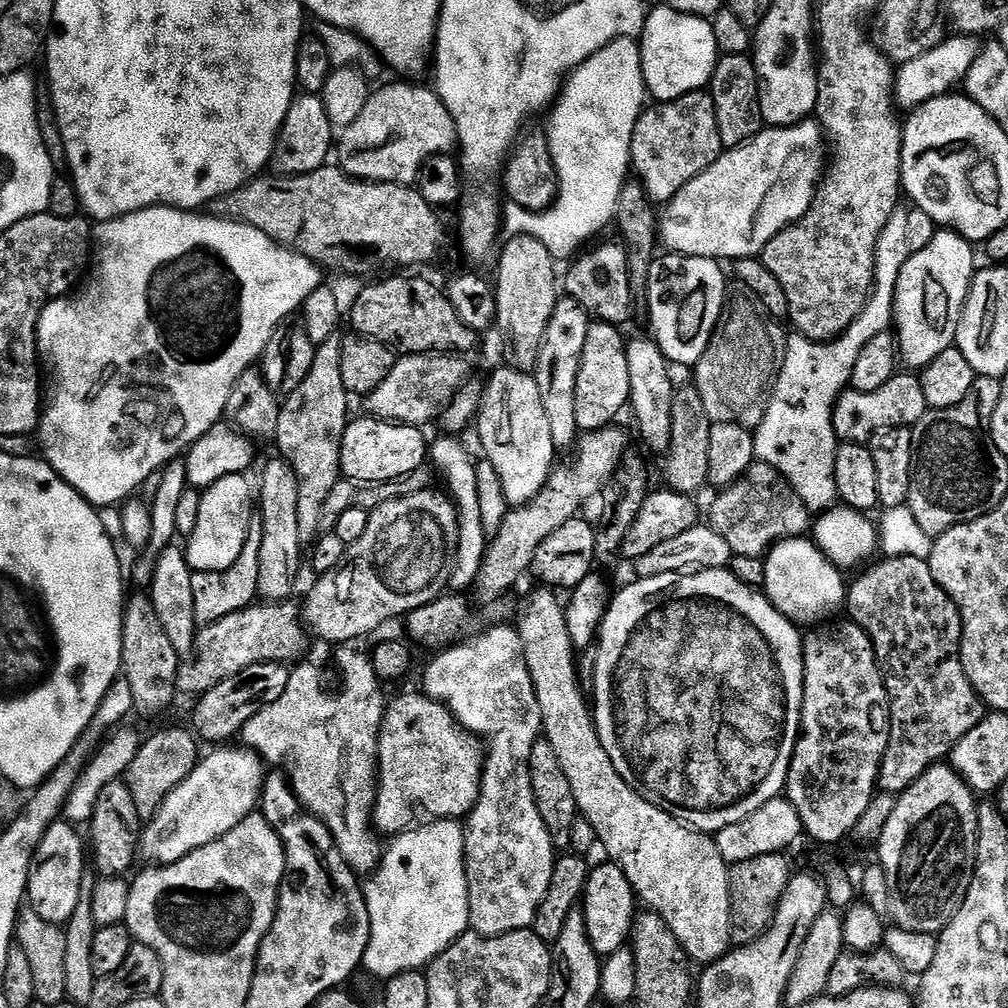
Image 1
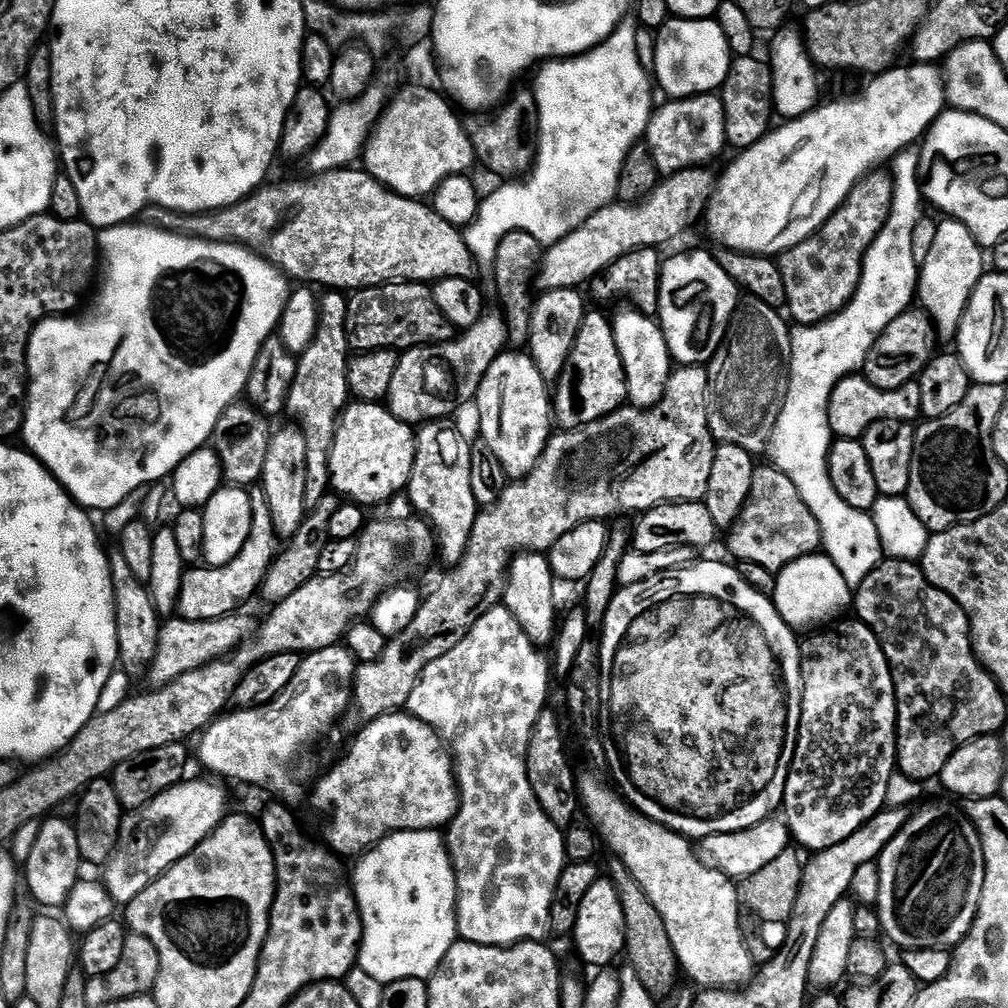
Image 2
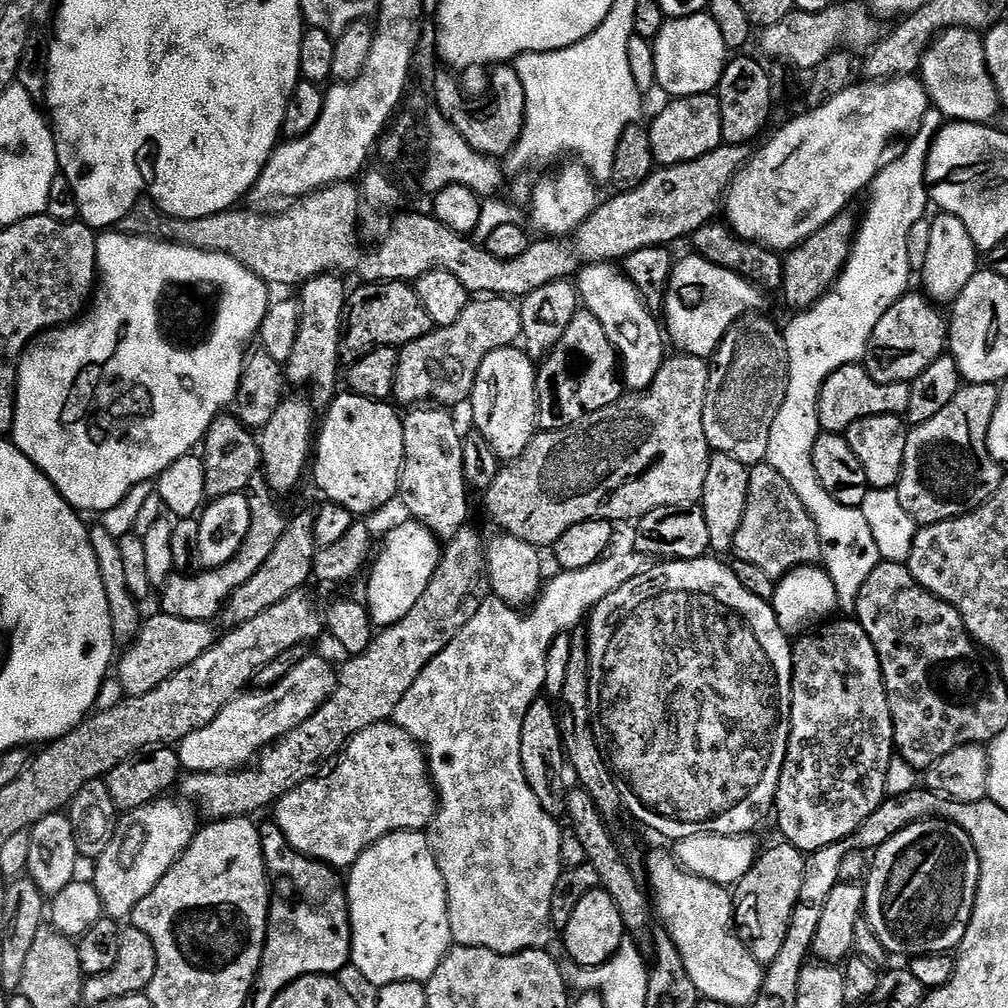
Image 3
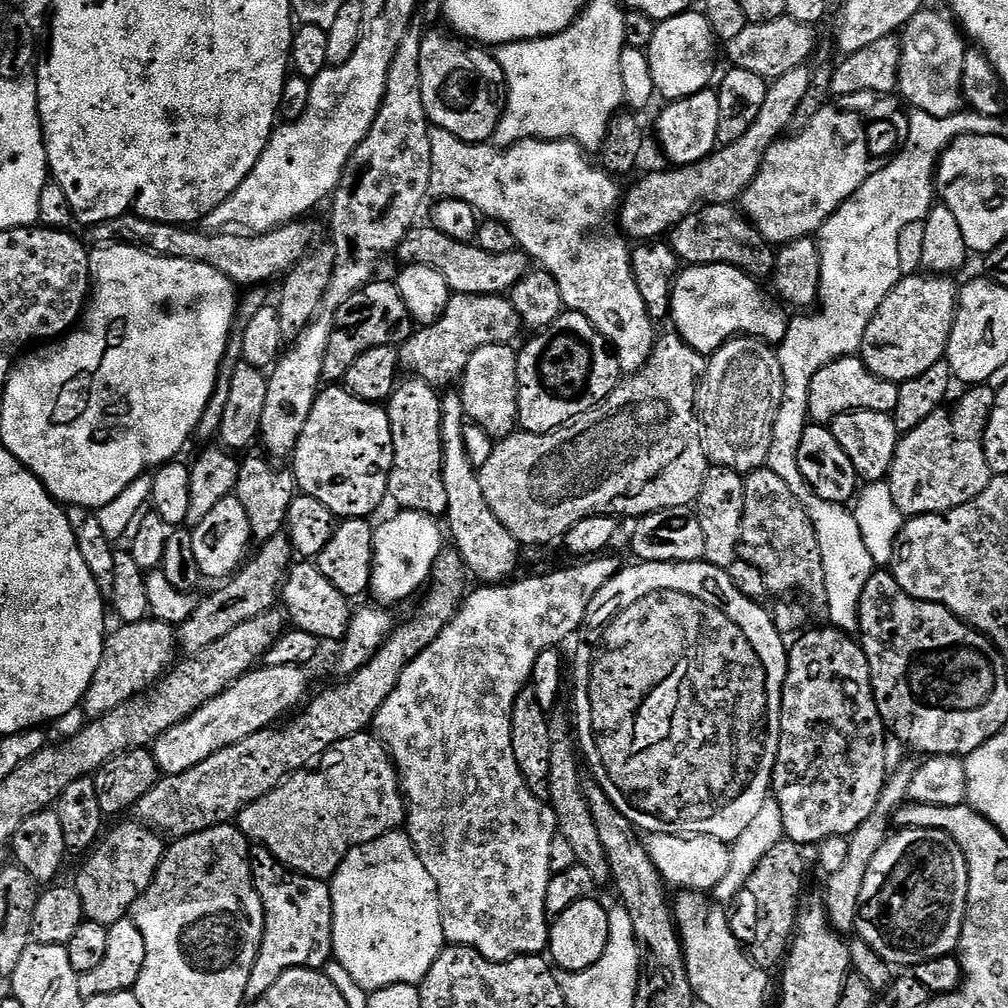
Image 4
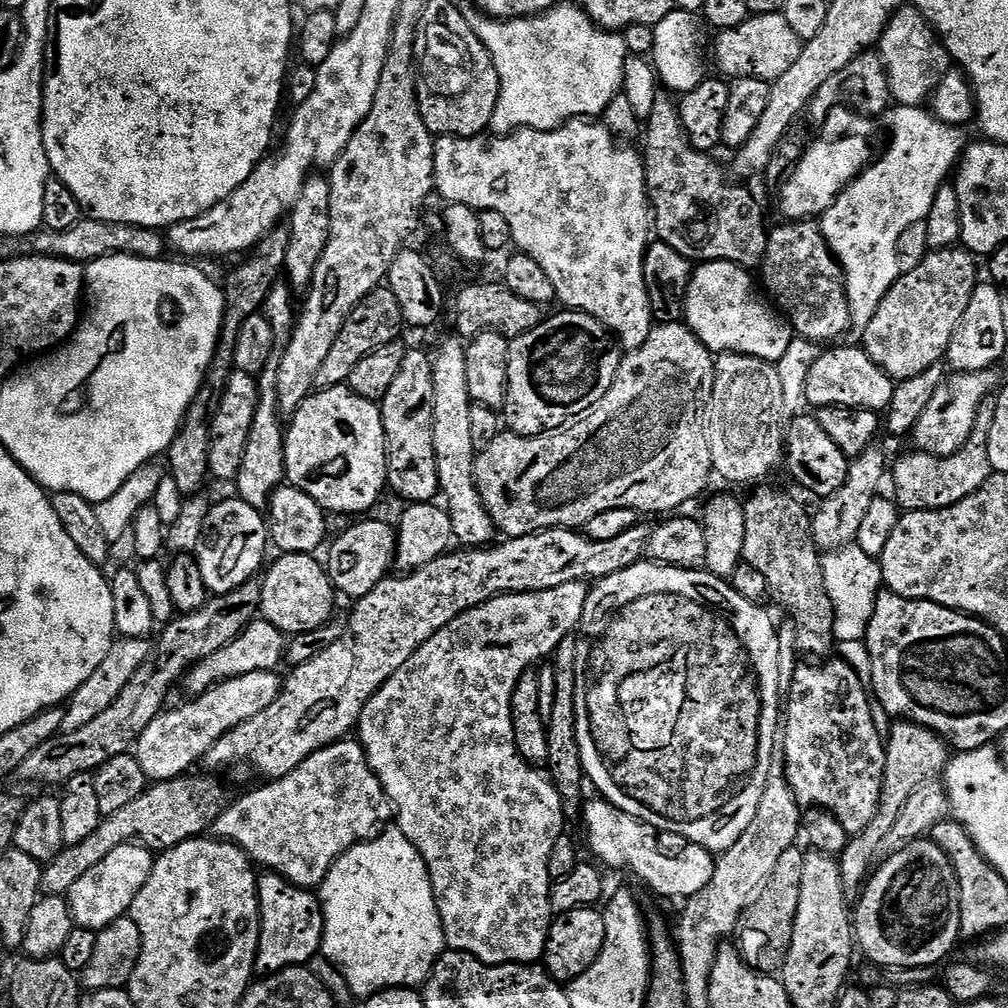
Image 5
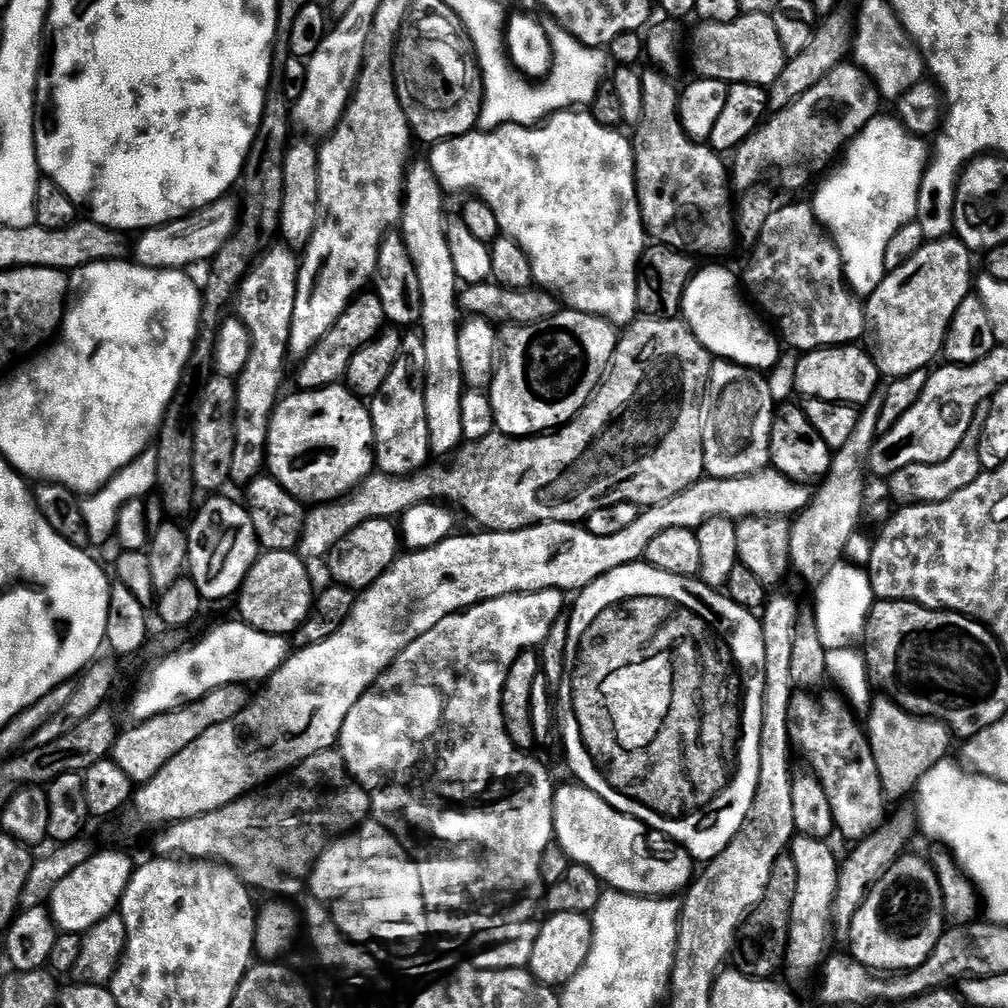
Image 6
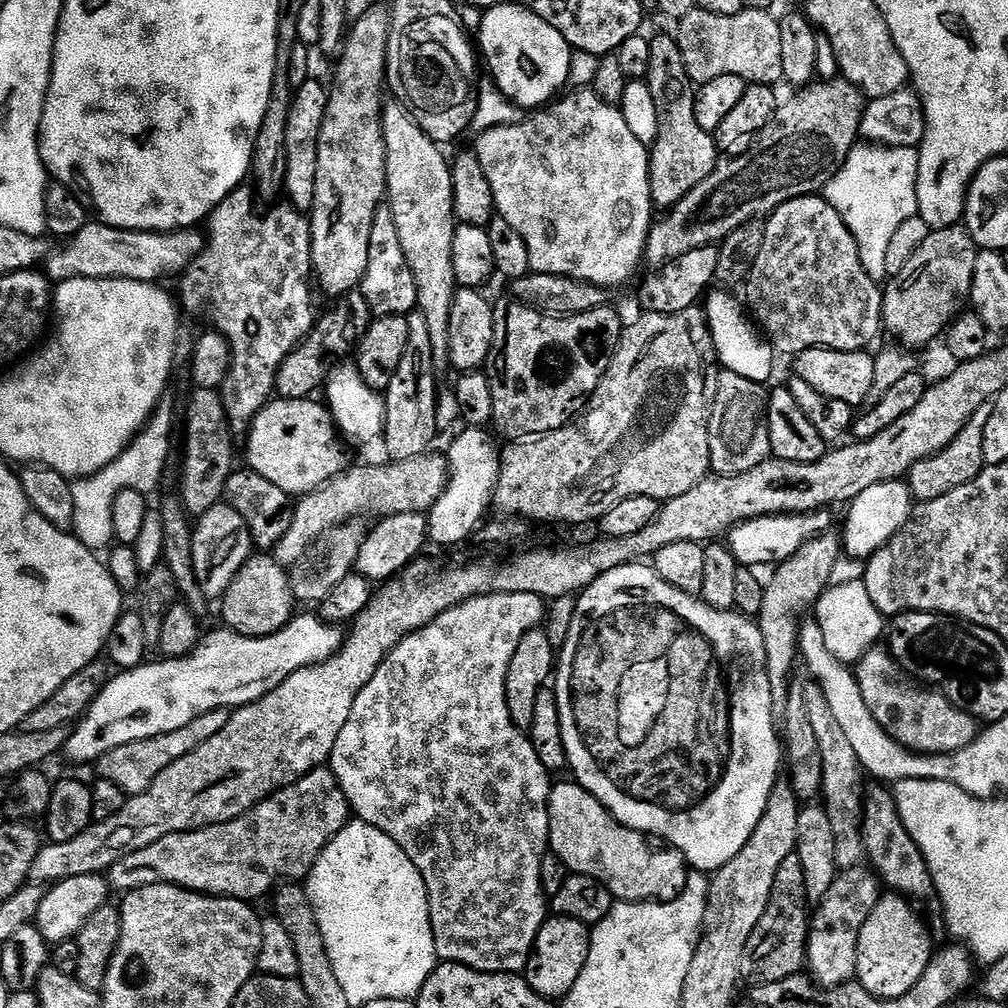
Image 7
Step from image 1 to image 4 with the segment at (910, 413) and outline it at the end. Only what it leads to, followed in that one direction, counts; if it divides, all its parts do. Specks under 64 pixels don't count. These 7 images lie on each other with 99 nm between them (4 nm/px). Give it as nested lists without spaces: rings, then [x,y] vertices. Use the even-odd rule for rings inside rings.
[[[859,355],[844,356],[840,360],[830,362],[814,374],[812,385],[808,391],[808,415],[811,423],[831,425],[847,412],[858,410],[874,410],[875,412],[895,413],[898,406],[898,390],[900,384],[894,380],[878,378],[864,365]]]

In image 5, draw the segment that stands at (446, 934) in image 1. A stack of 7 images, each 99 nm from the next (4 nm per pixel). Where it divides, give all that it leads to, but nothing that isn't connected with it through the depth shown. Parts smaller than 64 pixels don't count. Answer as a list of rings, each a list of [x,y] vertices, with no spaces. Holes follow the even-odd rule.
[[[395,826],[385,827],[380,835],[384,837],[384,844],[376,844],[376,848],[372,848],[372,841],[366,840],[363,844],[353,846],[356,852],[352,851],[352,856],[348,856],[348,860],[344,860],[339,856],[318,889],[320,903],[324,905],[323,959],[328,959],[334,967],[340,968],[341,974],[344,975],[345,982],[348,983],[349,990],[352,991],[354,995],[360,996],[359,998],[367,998],[375,994],[375,992],[380,992],[384,988],[416,988],[417,986],[423,985],[428,977],[431,976],[432,967],[436,965],[437,960],[439,960],[446,951],[444,927],[438,914],[438,906],[434,898],[434,890],[430,882],[427,862],[422,858],[422,854],[418,854],[418,850],[413,844],[400,844],[399,828]]]

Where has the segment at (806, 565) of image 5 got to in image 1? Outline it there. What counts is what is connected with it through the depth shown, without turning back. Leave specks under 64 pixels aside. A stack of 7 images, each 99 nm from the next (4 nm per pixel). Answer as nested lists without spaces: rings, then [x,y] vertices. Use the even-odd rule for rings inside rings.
[[[752,463],[739,480],[717,496],[720,497],[712,504],[710,527],[726,538],[730,550],[738,556],[767,557],[780,541],[803,537],[814,520],[791,482],[769,464]]]

